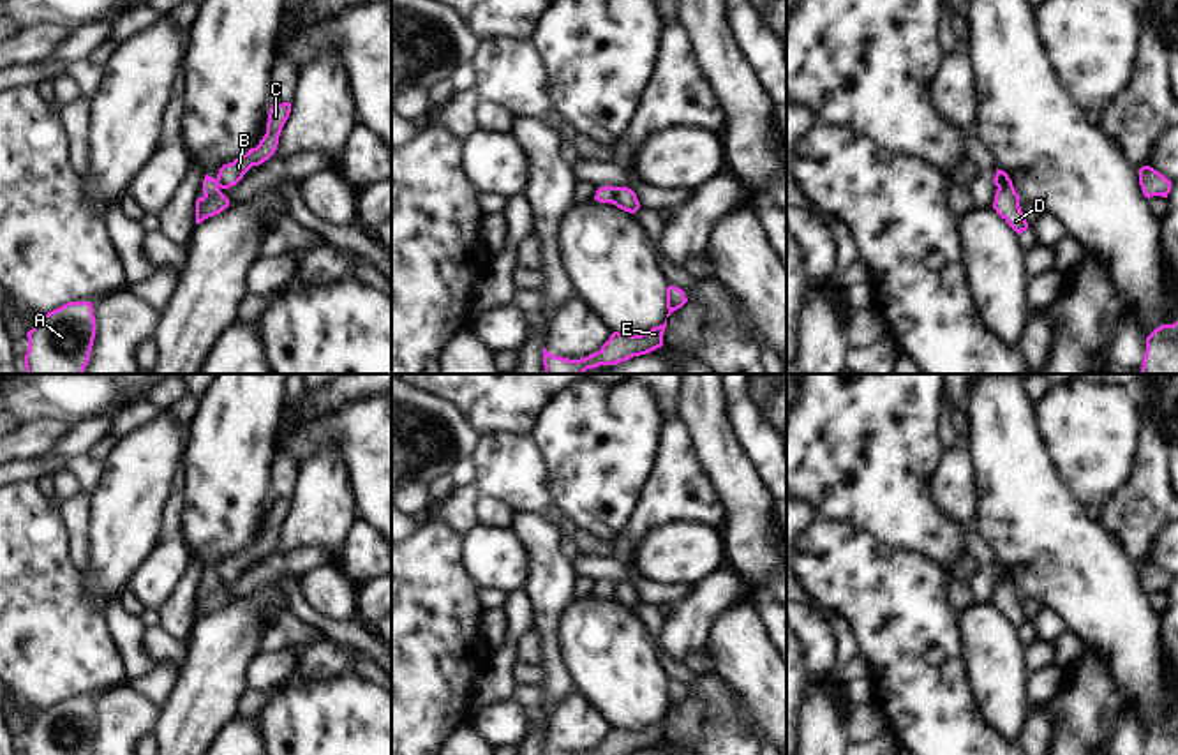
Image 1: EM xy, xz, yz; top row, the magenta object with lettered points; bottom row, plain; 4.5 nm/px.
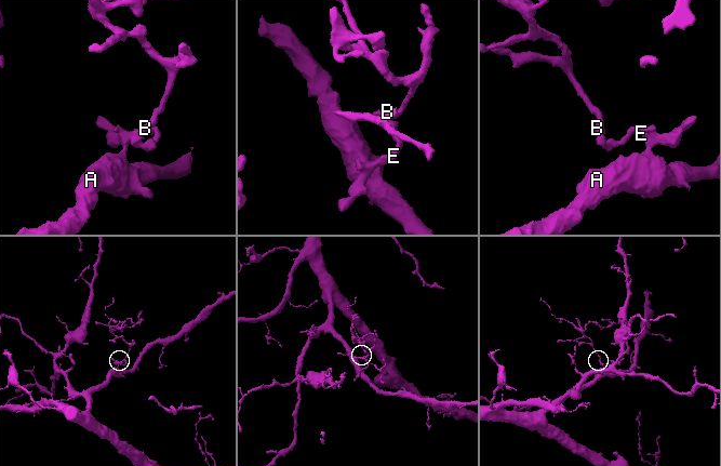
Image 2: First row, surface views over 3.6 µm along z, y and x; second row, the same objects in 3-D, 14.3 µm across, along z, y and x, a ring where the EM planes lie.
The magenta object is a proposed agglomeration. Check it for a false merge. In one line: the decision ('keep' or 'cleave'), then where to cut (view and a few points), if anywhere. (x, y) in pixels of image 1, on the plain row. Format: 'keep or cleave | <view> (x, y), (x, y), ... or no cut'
cleave | xz (614, 583), (611, 597)

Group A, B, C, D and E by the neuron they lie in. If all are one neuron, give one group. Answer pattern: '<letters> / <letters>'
A D E / B C

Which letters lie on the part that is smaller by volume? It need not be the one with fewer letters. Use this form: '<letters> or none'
B, C

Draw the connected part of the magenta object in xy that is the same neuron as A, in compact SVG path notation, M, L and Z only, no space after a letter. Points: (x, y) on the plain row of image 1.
M69 697L41 711L26 732L25 755L88 755L95 734L92 697Z

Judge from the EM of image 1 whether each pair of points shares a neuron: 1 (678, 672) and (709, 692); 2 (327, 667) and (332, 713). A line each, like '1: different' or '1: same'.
1: different
2: different

